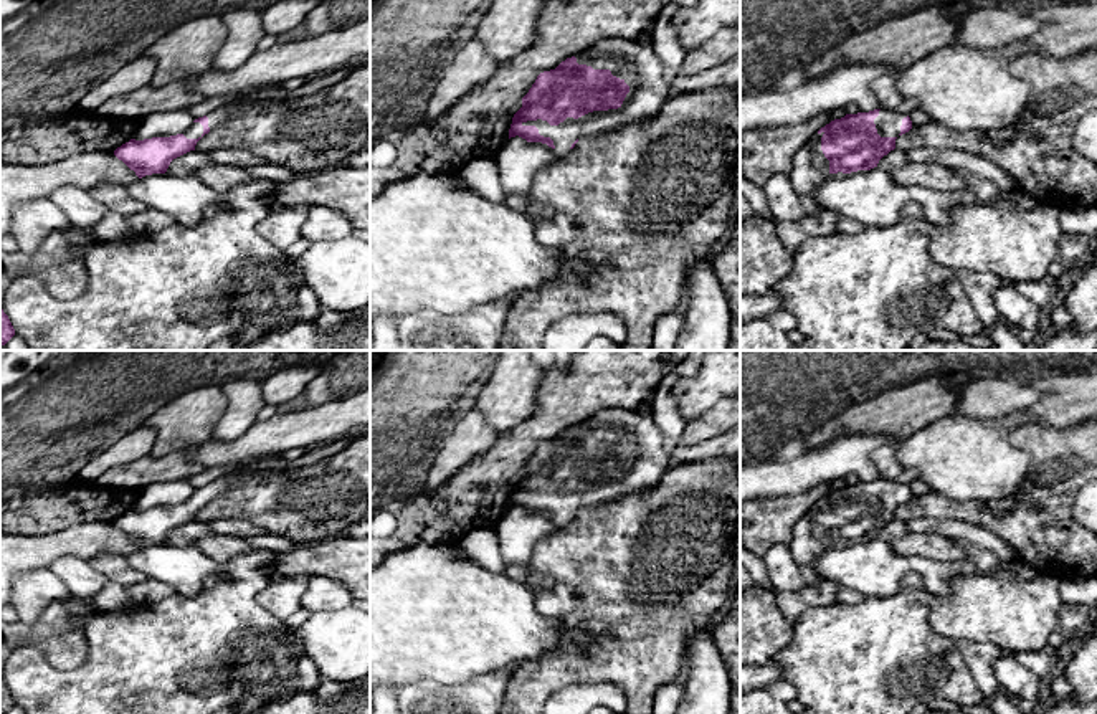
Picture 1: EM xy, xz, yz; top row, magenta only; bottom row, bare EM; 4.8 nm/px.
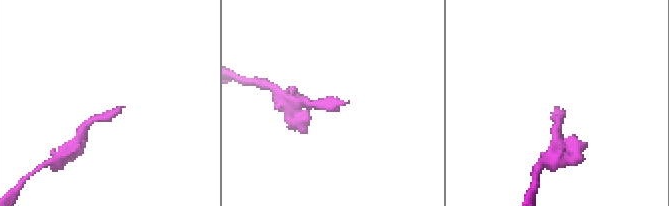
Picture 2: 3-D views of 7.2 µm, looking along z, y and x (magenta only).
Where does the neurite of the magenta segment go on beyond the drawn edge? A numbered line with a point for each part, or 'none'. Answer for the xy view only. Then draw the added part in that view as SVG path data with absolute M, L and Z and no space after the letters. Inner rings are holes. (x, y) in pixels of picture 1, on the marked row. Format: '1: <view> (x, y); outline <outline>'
1: xy (195, 131); outline M193 122L185 132L183 136L187 139L198 139L203 134L203 126L200 122Z

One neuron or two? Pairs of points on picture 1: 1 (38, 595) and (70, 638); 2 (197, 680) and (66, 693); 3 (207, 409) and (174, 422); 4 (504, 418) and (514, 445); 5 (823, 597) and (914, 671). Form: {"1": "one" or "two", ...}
{"1": "two", "2": "one", "3": "one", "4": "two", "5": "two"}

